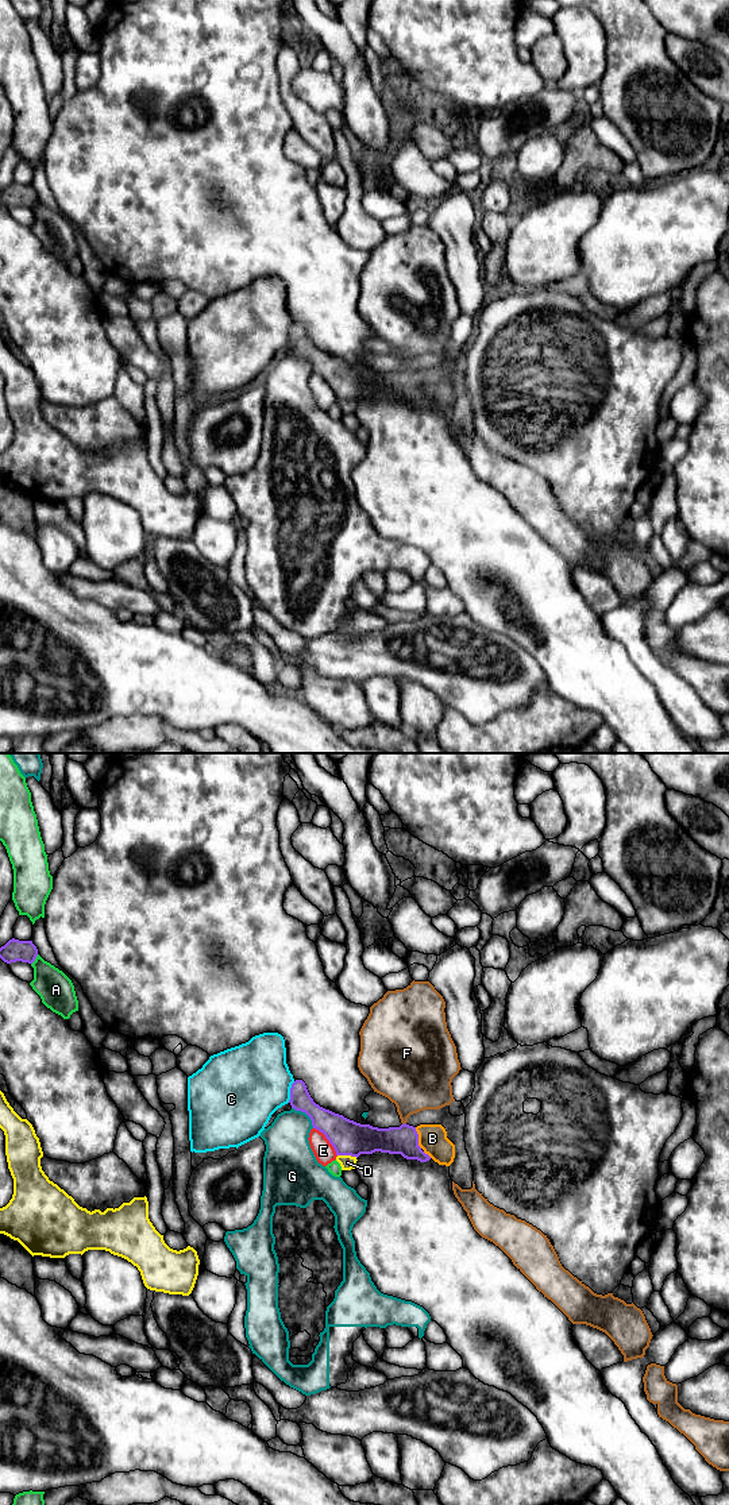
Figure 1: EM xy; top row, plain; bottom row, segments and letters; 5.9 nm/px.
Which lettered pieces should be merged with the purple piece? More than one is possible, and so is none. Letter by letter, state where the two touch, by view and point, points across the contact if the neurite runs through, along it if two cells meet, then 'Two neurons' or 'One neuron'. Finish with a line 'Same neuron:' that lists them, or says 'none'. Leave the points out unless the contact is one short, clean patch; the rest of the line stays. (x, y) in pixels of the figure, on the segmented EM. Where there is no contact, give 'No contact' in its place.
A: Touches purple at xy (34, 960). Two neurons
B: Touches purple at xy (417, 1138). Path across: xy (404, 1139), (417, 1138), (432, 1138). One neuron
C: Touches purple at xy (290, 1092). Two neurons
D: Touches purple at xy (347, 1154). Two neurons
E: Touches purple at xy (328, 1139). Two neurons
F: Touches purple at xy (405, 1123). Boundary: xy (405, 1122), (402, 1125). Two neurons
G: Touches purple at xy (305, 1112). Two neurons
Same neuron: B

